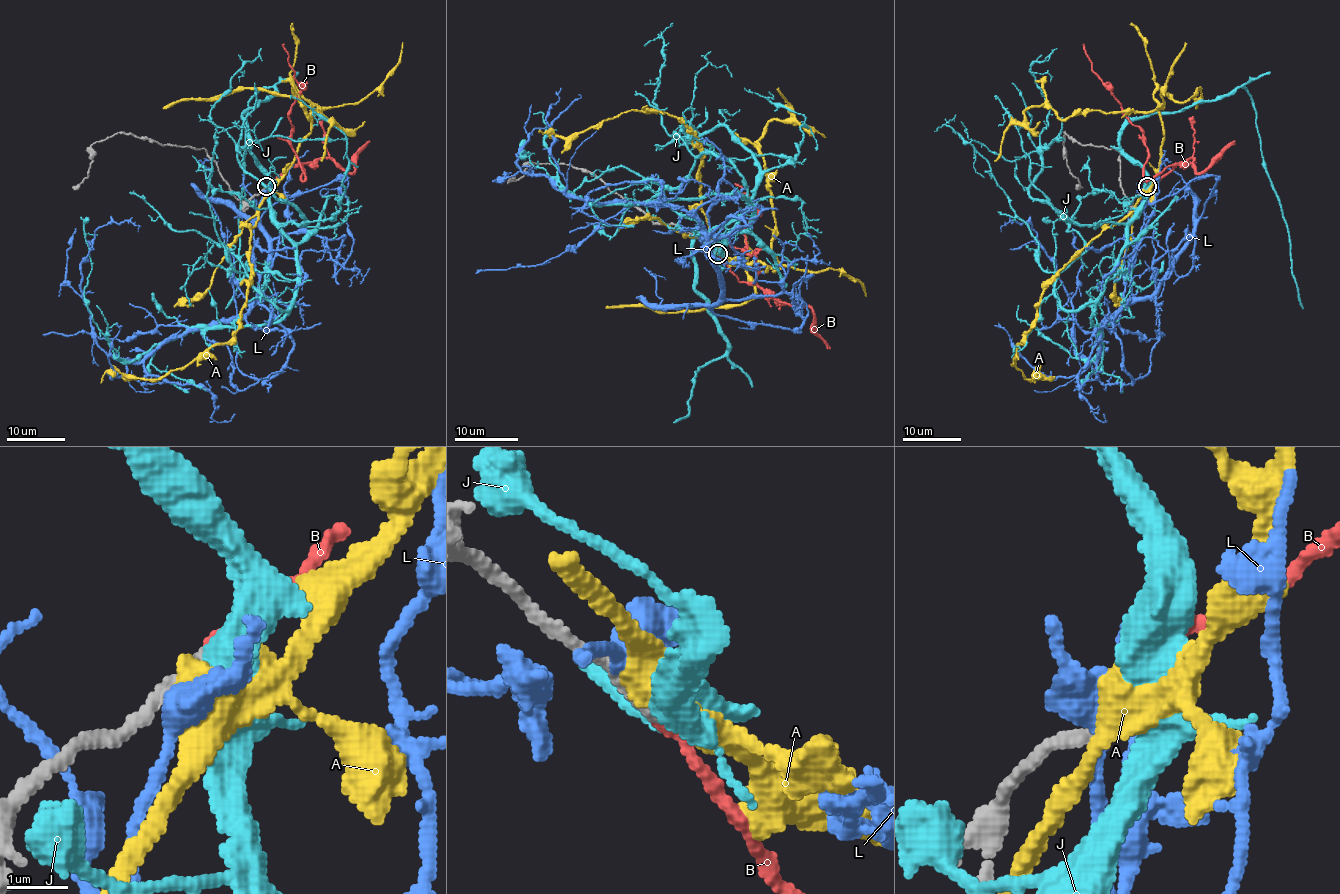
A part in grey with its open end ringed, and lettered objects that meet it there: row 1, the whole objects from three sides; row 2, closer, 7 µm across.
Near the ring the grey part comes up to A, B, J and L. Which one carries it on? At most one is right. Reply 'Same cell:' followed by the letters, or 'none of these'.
Same cell: B

